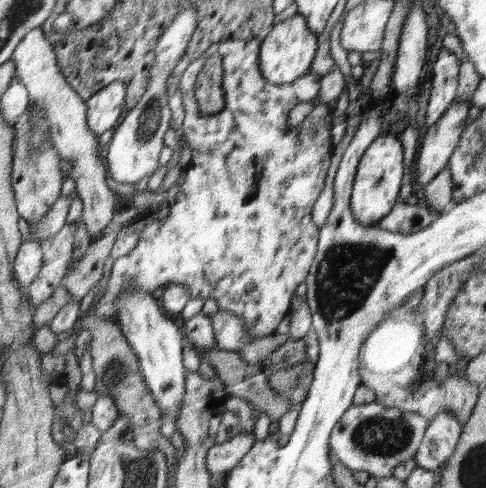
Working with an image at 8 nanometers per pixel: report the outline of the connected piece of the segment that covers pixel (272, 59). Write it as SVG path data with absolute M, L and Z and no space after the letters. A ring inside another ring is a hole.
M296 14L272 24L259 52L259 69L272 84L286 84L311 72L321 37L312 32L304 15Z

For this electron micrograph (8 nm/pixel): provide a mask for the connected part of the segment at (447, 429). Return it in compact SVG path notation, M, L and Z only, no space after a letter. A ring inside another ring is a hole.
M439 412L429 419L429 427L414 459L420 467L435 472L452 456L461 434L462 425L453 412Z

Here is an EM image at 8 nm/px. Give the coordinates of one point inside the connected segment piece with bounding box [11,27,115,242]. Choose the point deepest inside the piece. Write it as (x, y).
(36, 66)

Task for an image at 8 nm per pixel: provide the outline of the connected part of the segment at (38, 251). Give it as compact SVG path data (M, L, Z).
M27 240L23 242L19 253L15 256L15 279L19 282L20 290L25 291L38 276L43 263L43 247L39 242Z

